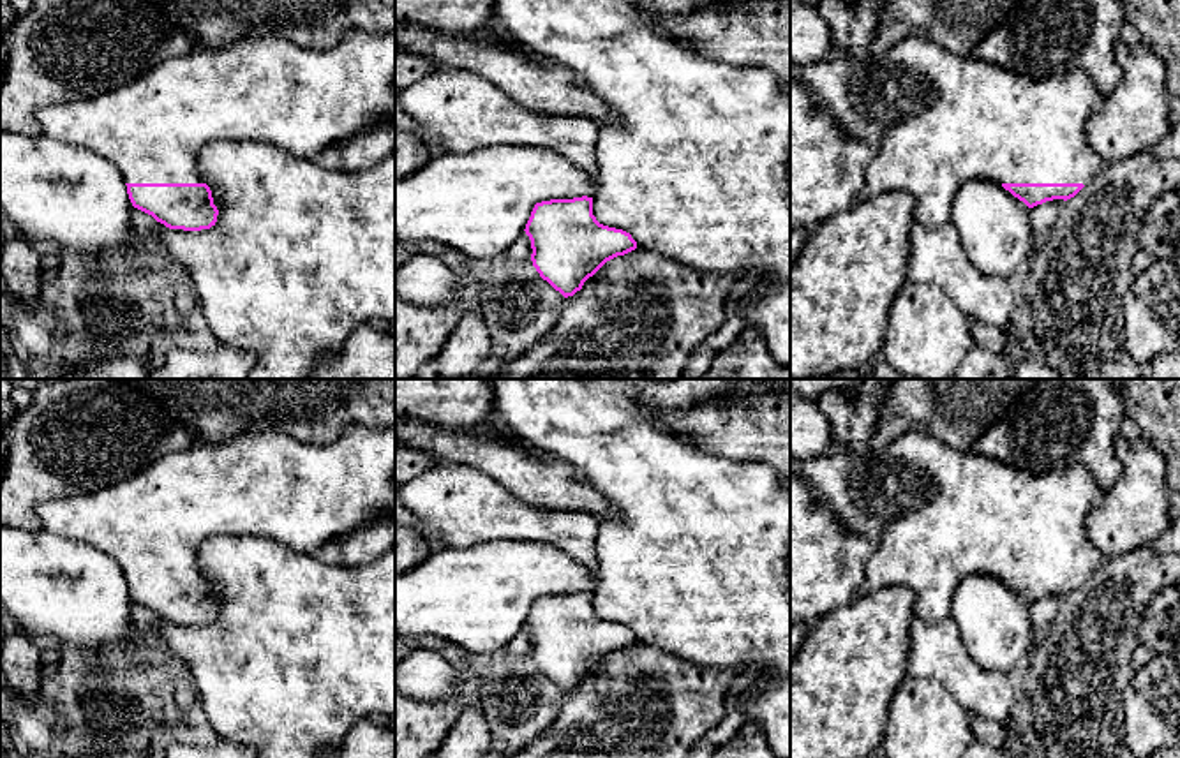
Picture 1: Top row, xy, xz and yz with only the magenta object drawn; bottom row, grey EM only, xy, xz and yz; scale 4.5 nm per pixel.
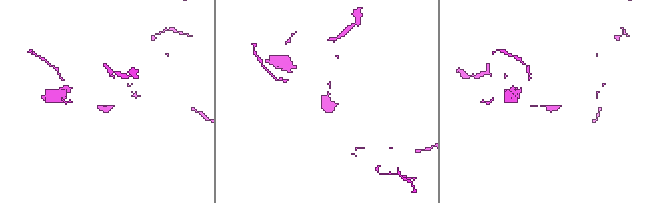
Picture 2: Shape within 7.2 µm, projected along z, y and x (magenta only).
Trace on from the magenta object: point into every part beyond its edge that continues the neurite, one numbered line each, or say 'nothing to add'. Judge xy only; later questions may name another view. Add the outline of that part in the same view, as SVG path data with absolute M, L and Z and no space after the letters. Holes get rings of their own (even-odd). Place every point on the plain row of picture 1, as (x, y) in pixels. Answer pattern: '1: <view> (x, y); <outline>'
1: xy (267, 483); M351 425L330 444L307 444L284 430L256 430L215 444L196 442L99 492L44 502L37 515L42 529L86 541L108 554L125 578L205 578L198 552L212 536L259 536L312 554L381 515L395 515L395 427Z

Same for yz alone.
1: yz (937, 515); M908 432L898 437L891 446L882 451L873 451L866 446L834 446L831 451L815 458L794 458L790 457L790 476L795 476L806 483L813 497L825 502L836 516L841 520L848 532L861 534L877 543L877 550L864 566L864 582L861 592L875 592L891 585L908 587L914 596L914 615L928 624L951 617L952 594L960 582L968 575L988 575L993 578L1088 578L1101 569L1104 557L1087 538L1087 516L1102 502L1104 488L1088 474L1081 465L1071 465L1060 471L1046 474L1032 474L1021 469L1014 469L1004 462L982 457L975 450L956 451L951 446L940 442L924 432Z

